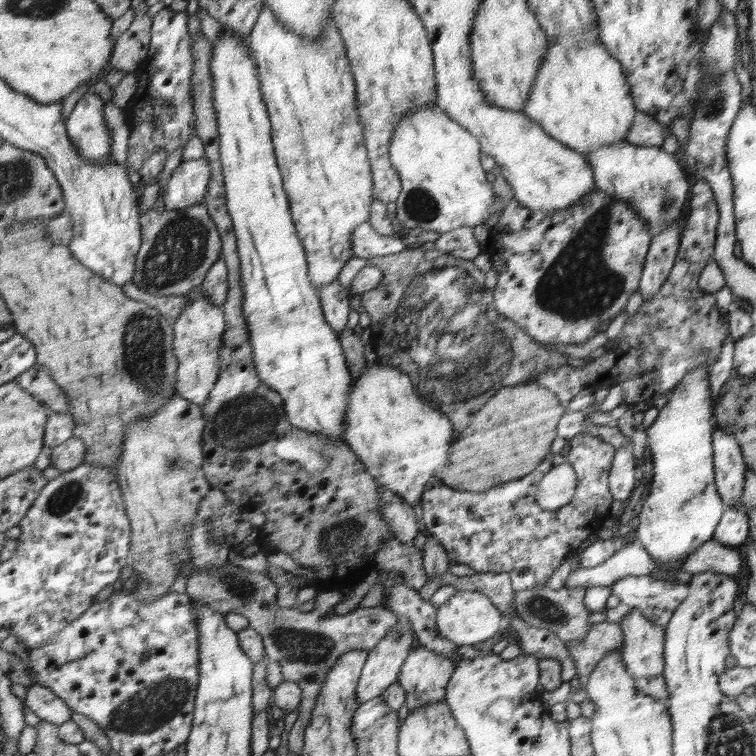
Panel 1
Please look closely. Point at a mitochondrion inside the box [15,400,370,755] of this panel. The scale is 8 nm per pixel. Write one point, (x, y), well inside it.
(143, 713)

